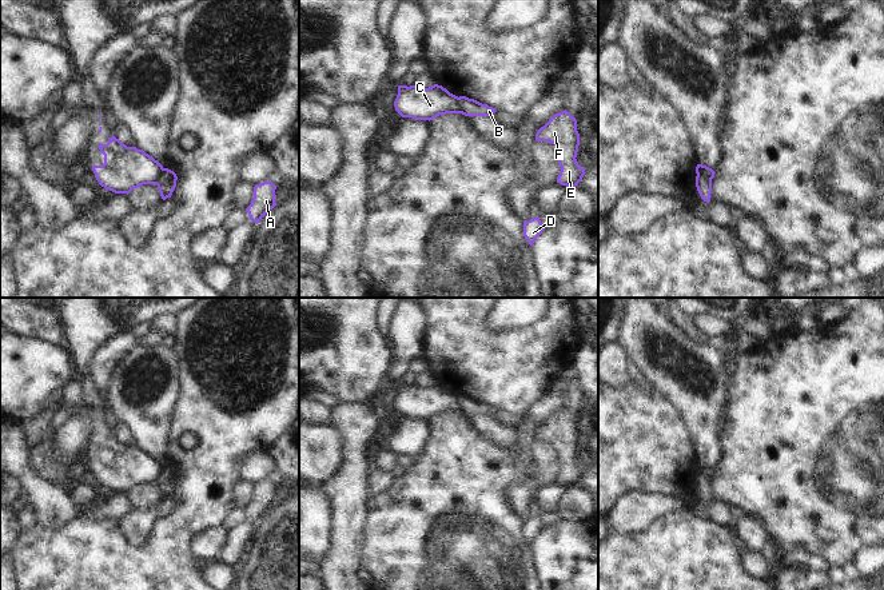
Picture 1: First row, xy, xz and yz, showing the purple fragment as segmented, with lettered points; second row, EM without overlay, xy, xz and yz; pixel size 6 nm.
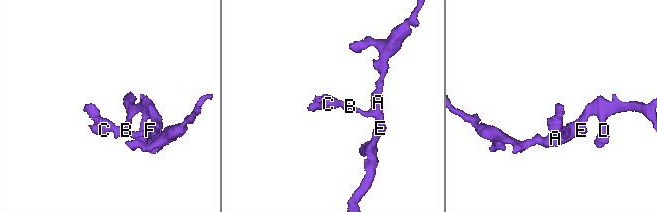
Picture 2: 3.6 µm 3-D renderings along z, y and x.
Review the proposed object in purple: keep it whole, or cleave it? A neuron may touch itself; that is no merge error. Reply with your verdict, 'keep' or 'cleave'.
cleave

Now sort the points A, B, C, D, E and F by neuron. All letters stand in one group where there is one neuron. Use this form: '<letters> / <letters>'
A B D E F / C

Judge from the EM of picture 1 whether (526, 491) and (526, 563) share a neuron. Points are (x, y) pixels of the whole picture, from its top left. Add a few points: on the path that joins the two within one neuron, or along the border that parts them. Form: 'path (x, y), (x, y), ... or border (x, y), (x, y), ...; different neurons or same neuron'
border (509, 491), (509, 499), (514, 510), (524, 519); different neurons

